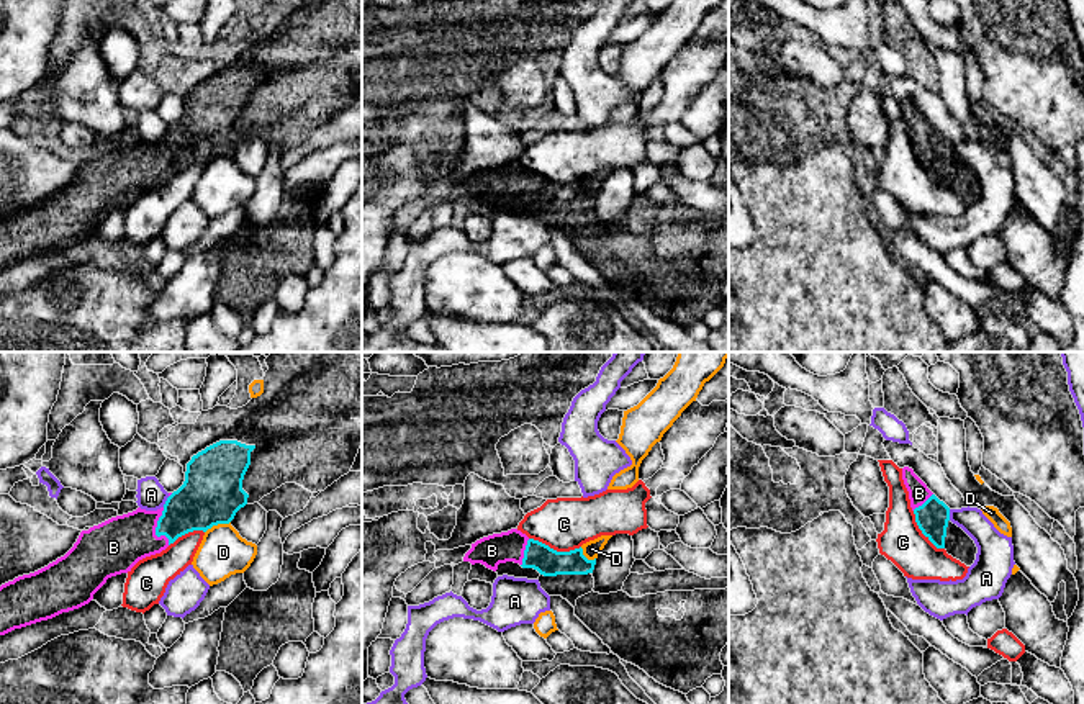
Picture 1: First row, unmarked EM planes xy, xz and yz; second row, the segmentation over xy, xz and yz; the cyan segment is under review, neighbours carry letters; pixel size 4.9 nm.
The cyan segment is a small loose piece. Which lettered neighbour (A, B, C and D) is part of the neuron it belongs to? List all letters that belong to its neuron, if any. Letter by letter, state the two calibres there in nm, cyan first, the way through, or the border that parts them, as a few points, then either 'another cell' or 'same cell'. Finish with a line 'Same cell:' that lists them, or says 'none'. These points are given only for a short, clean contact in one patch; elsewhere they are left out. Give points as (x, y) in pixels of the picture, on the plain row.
A: calibres 300 and 140 nm; border xy (169, 130), (162, 139); another cell
B: calibres 260 and 260 nm; way xy (198, 138), (156, 162), (136, 167), (113, 180); same cell
C: calibres 140 and 260 nm; another cell
D: calibres 300 and 240 nm; border xy (230, 154), (213, 157), (205, 166); another cell
Same cell: B

